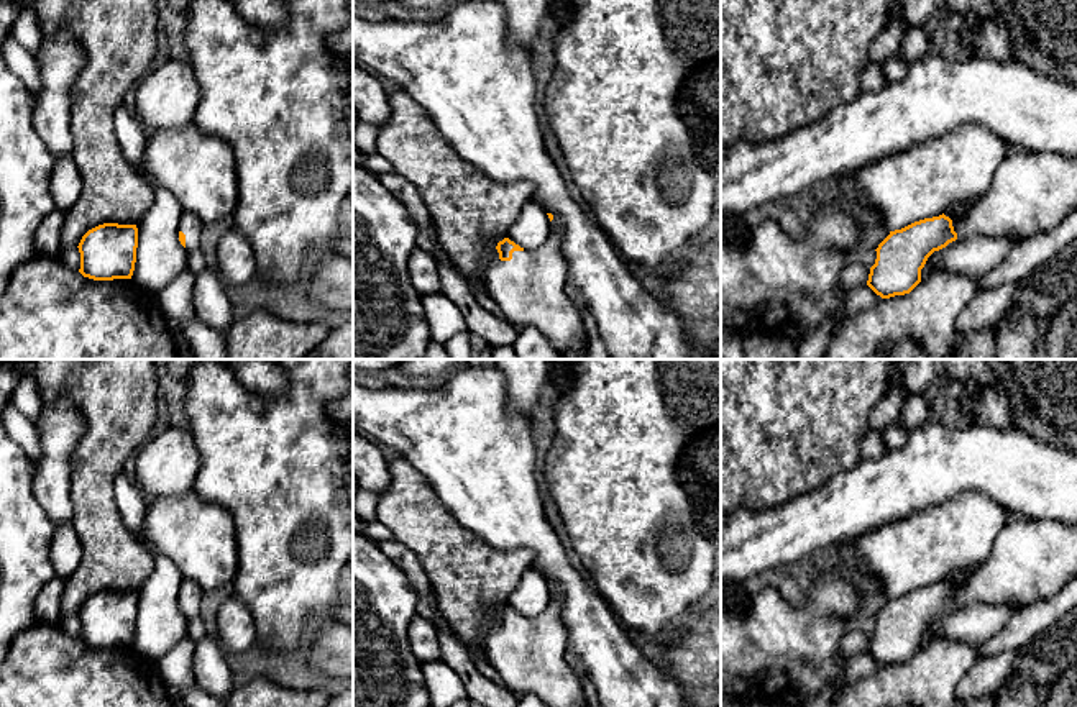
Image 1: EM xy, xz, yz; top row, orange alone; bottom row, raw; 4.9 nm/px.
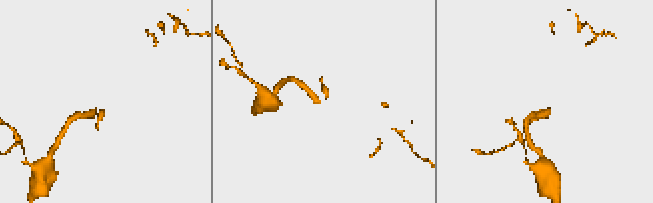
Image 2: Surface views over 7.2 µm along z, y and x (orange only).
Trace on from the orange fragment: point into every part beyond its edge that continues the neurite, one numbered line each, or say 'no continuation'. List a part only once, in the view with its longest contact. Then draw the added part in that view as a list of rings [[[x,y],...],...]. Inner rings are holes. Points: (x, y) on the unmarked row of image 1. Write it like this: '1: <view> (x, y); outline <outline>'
1: xz (529, 656); outline [[[555,584],[540,615],[514,618],[511,628],[491,630],[483,653],[514,694],[535,694],[547,707],[588,707],[581,679],[565,659],[566,641]]]

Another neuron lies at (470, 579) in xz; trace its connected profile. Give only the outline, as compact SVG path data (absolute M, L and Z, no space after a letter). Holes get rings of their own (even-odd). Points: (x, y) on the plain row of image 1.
M401 454L389 463L389 476L378 520L419 558L437 610L451 632L483 651L486 635L499 628L497 610L517 591L535 553L501 551L466 530Z

